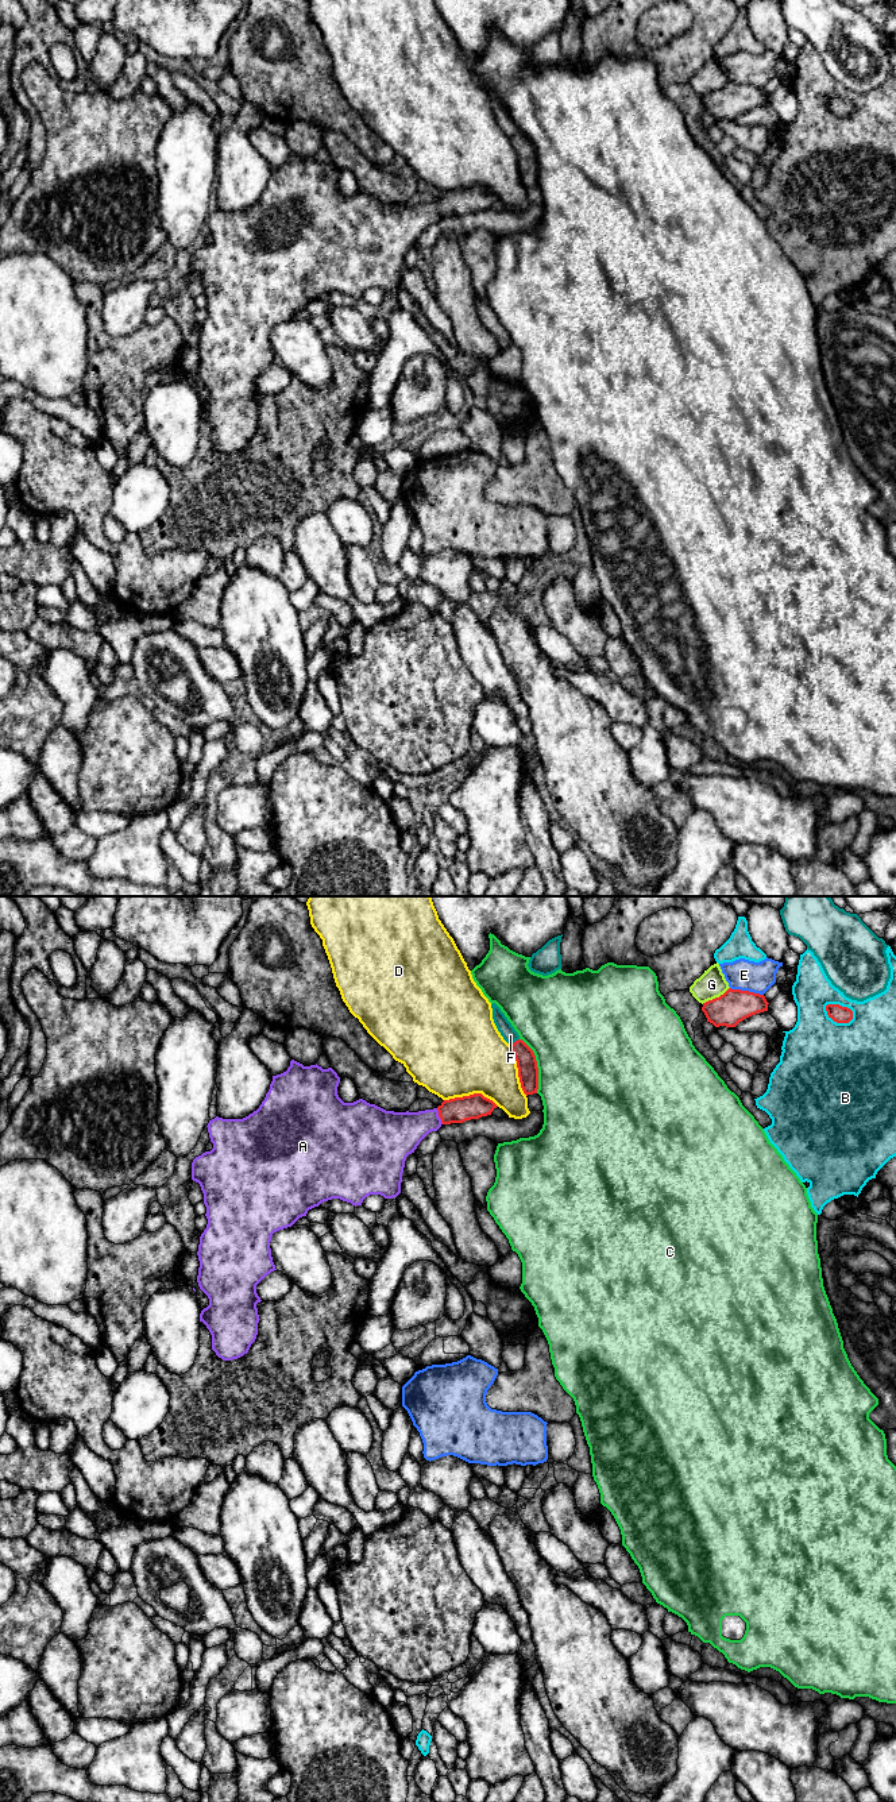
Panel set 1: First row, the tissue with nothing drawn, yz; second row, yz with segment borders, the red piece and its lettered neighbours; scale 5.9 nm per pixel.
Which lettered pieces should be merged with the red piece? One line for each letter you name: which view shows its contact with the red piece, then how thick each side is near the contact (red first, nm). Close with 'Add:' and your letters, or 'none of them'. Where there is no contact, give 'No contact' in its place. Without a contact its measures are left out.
A: Touches red in yz. Thickness 150 nm (red) against 240 nm
Add: A

